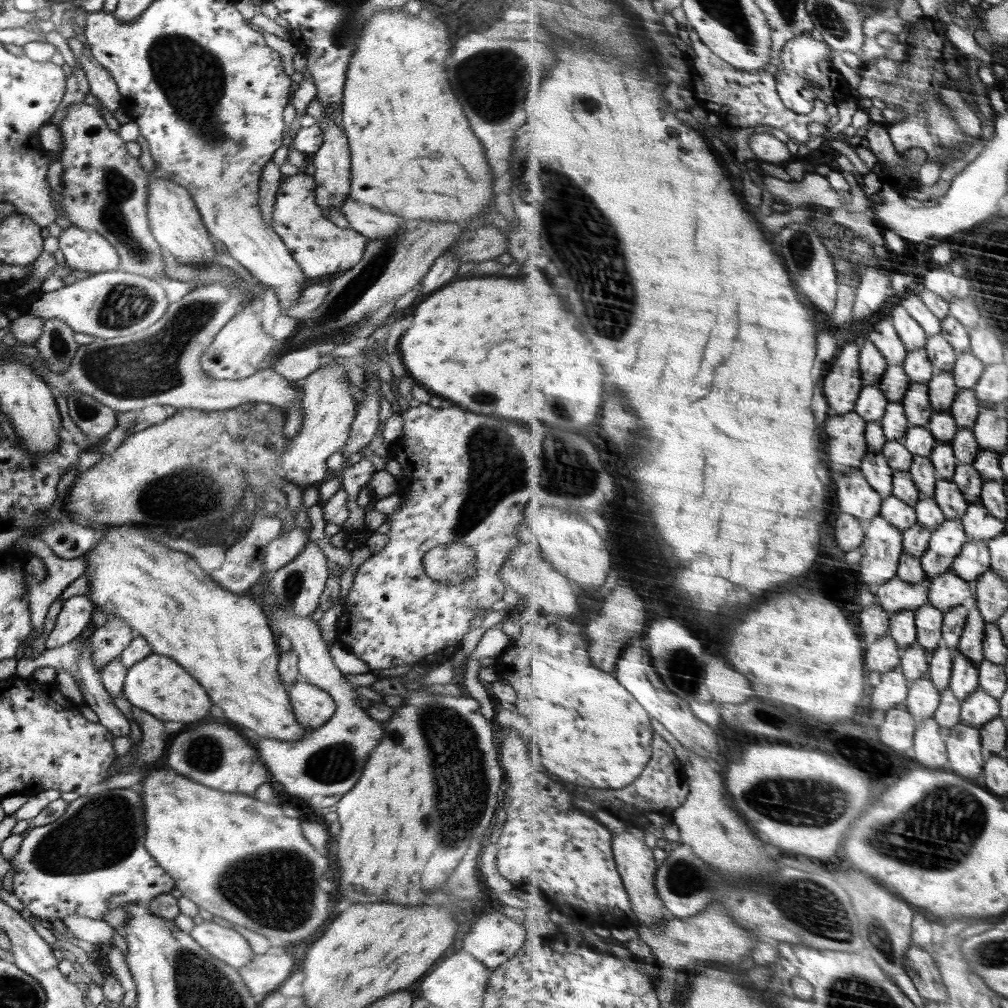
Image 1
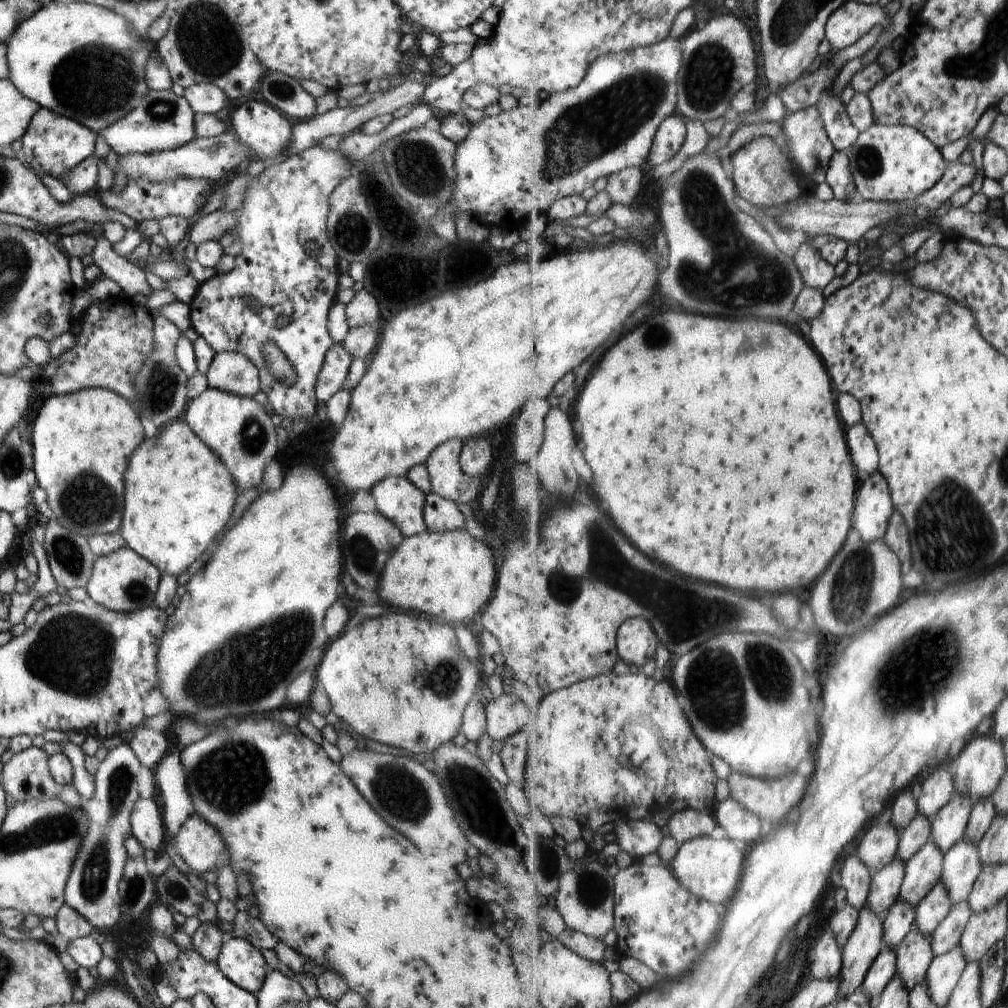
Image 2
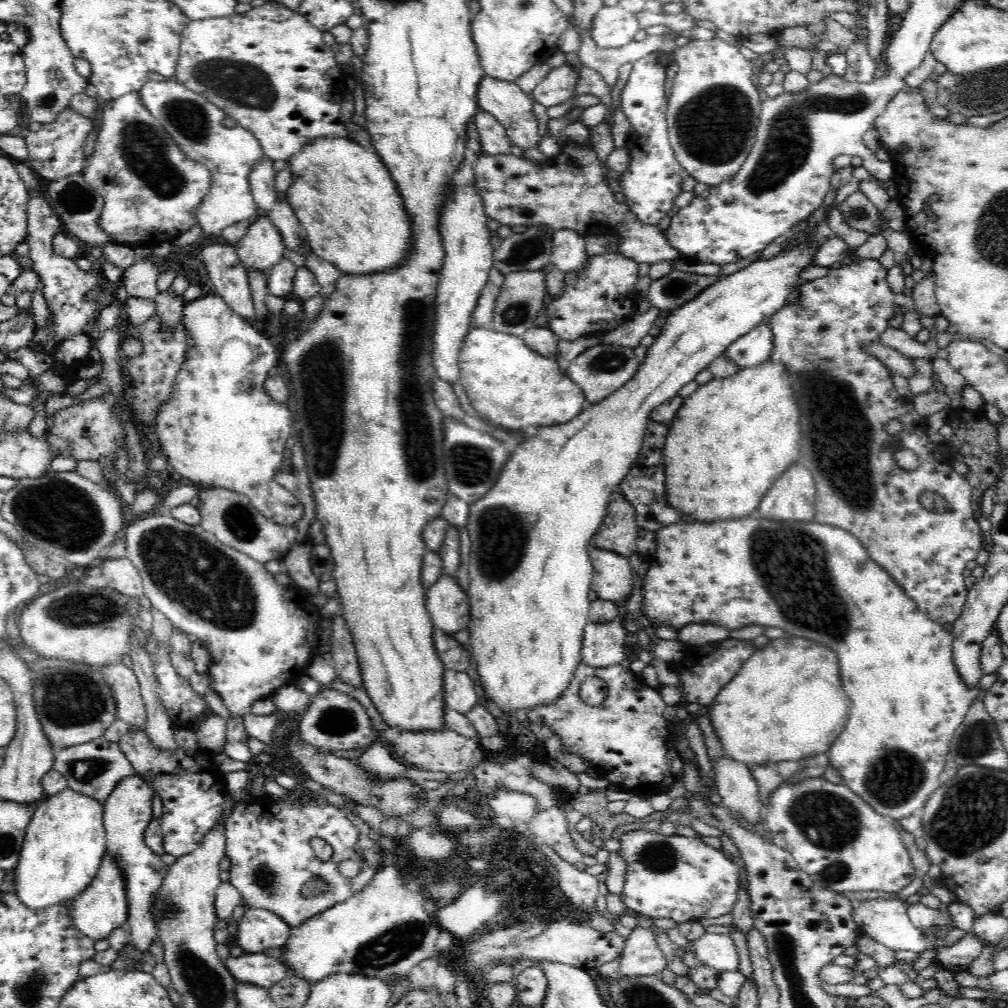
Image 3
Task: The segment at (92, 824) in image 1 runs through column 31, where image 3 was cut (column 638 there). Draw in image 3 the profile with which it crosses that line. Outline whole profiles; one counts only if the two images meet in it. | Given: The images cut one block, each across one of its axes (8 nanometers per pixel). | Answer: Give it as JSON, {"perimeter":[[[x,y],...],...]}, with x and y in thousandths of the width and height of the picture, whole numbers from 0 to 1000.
{"perimeter":[[[637,822],[616,823],[612,832],[616,837],[615,850],[620,854],[622,867],[617,893],[622,904],[641,907],[649,911],[666,911],[671,917],[683,914],[694,914],[696,911],[712,911],[727,902],[735,875],[732,858],[716,843],[710,843],[699,837],[695,831],[681,829],[656,829],[653,826]]]}

